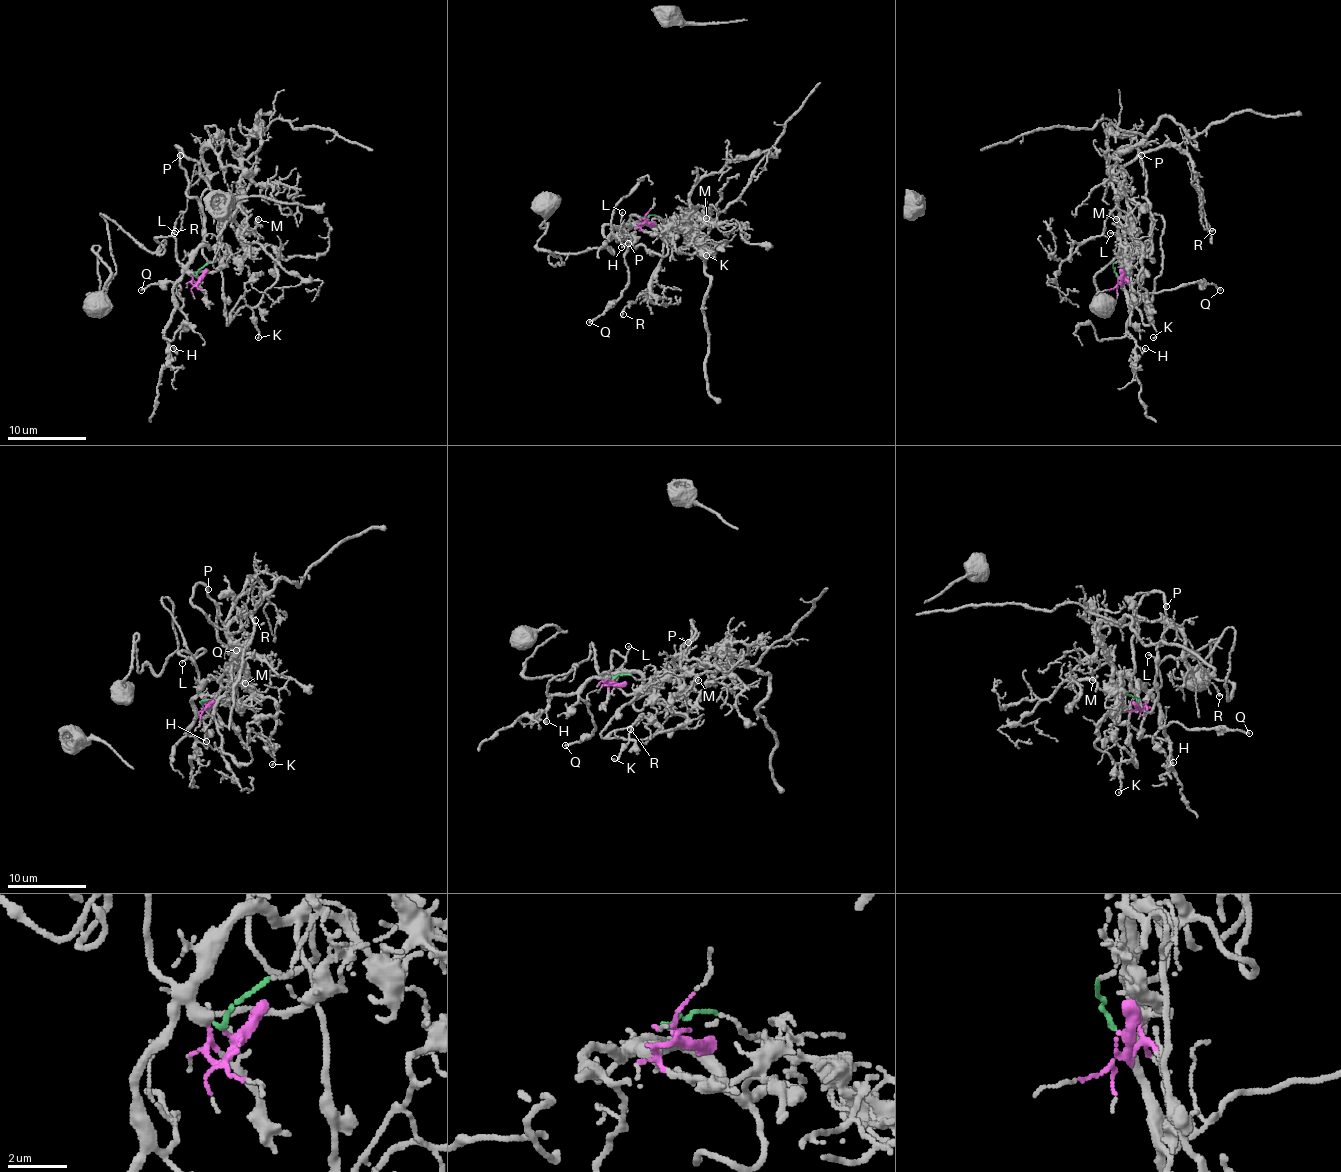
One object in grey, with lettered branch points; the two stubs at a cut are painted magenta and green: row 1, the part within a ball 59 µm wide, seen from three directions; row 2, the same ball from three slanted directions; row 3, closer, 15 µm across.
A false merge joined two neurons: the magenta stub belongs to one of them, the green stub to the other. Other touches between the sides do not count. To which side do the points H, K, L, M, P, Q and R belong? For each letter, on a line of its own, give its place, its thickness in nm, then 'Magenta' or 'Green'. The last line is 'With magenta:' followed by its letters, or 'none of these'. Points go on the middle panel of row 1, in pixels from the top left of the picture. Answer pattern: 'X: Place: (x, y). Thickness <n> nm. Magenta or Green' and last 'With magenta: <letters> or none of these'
H: Place: (621, 247). Thickness 110 nm. Magenta
K: Place: (706, 255). Thickness 120 nm. Magenta
L: Place: (622, 212). Thickness 110 nm. Magenta
M: Place: (706, 218). Thickness 140 nm. Green
P: Place: (628, 243). Thickness 220 nm. Magenta
Q: Place: (589, 322). Thickness 170 nm. Magenta
R: Place: (623, 314). Thickness 140 nm. Green
With magenta: H, K, L, P, Q

